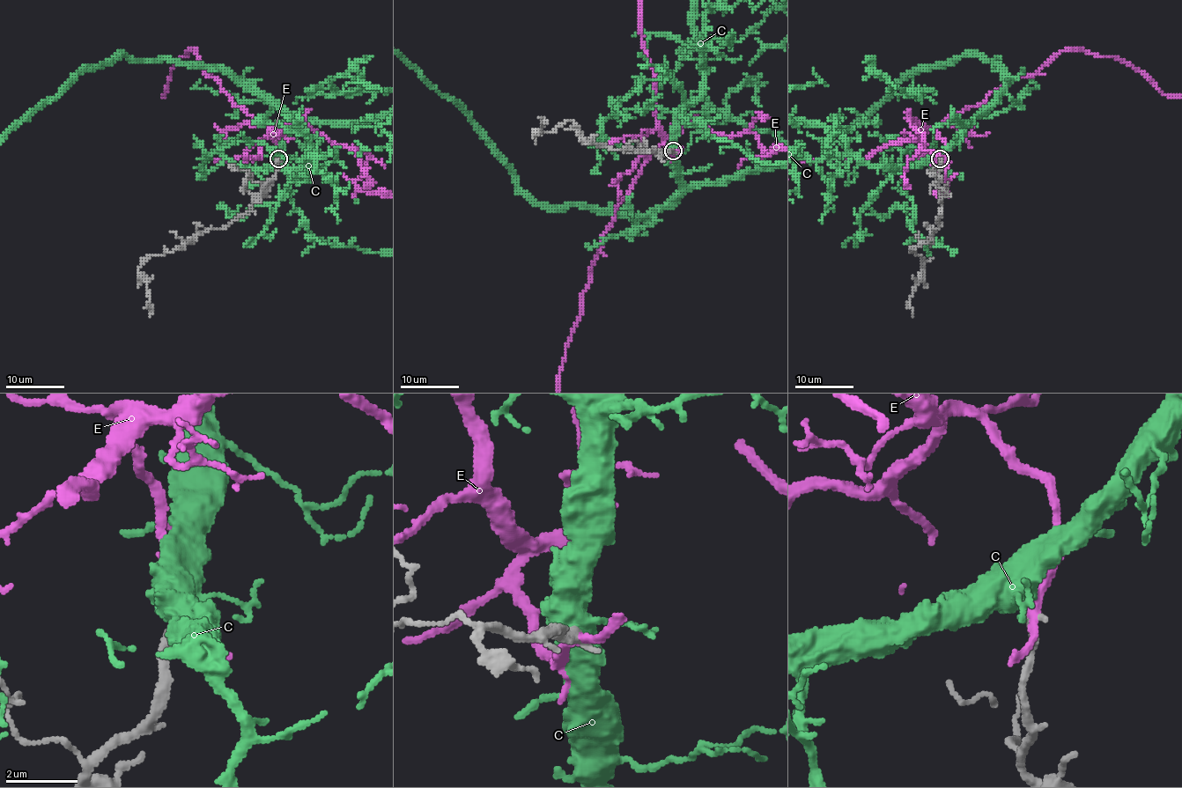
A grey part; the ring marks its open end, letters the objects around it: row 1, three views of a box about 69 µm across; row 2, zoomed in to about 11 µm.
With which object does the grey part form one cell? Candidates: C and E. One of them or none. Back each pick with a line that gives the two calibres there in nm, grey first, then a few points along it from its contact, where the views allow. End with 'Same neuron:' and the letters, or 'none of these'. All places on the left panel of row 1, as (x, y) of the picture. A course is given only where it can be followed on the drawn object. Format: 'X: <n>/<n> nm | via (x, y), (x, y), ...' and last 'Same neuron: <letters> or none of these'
C: 280/600 nm
Same neuron: C

